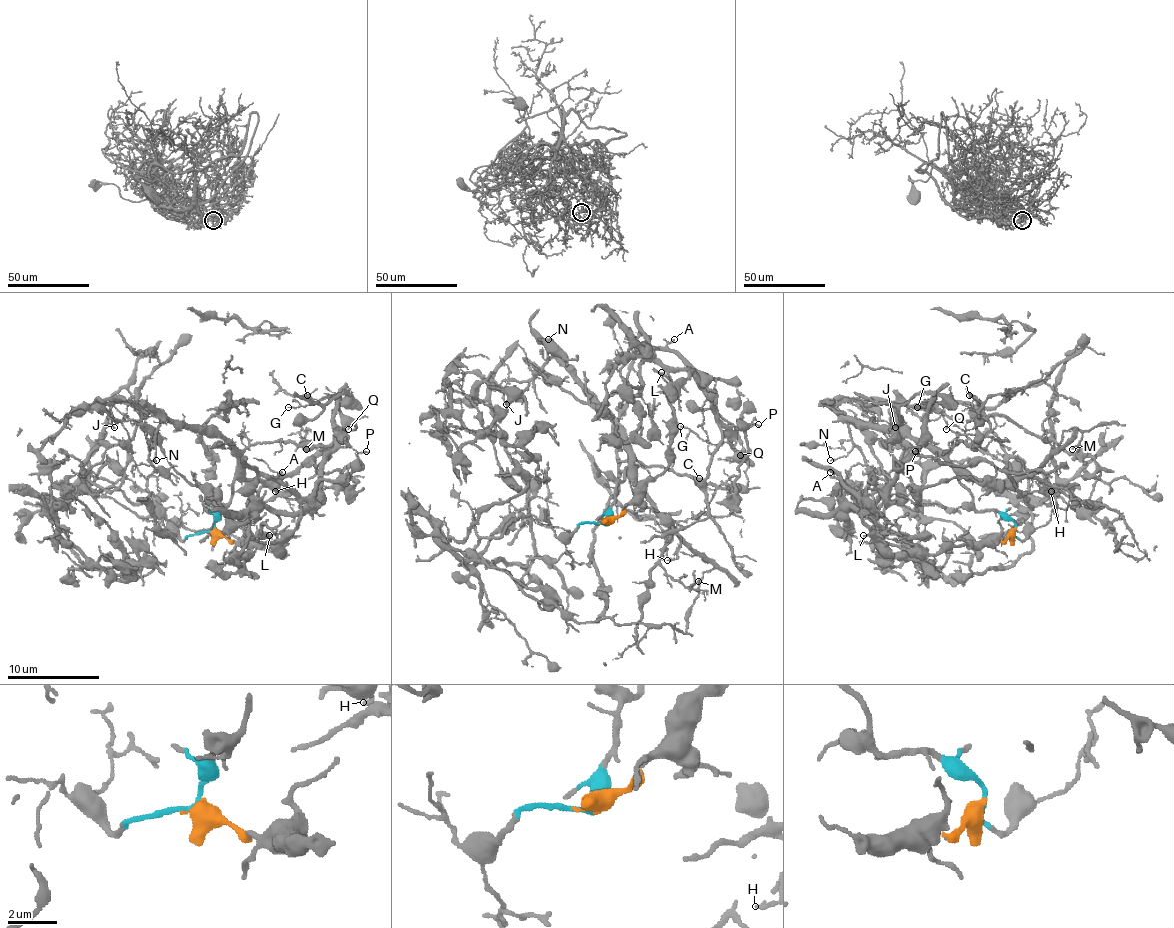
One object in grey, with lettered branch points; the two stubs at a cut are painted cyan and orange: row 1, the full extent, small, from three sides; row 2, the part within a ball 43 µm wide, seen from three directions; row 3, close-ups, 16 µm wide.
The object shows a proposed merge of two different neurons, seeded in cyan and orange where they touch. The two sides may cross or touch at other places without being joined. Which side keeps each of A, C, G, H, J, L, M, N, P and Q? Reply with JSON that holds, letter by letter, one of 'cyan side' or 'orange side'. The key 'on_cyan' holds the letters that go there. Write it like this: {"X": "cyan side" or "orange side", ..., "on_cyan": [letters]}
{"A": "orange side", "C": "cyan side", "G": "orange side", "H": "orange side", "J": "orange side", "L": "orange side", "M": "cyan side", "N": "cyan side", "P": "orange side", "Q": "cyan side", "on_cyan": ["C", "M", "N", "Q"]}

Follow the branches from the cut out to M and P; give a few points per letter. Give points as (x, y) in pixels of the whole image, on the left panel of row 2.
M: (212, 531), (235, 480), (286, 478), (321, 448), (307, 430), (300, 443), (307, 448)
P: (212, 531), (274, 545), (279, 554), (318, 467), (334, 450), (367, 450)

